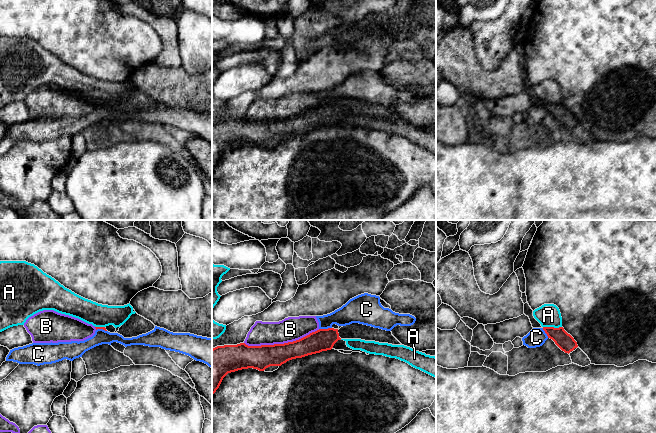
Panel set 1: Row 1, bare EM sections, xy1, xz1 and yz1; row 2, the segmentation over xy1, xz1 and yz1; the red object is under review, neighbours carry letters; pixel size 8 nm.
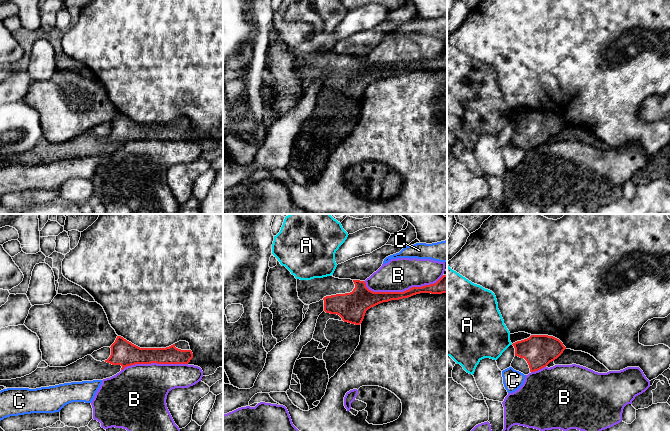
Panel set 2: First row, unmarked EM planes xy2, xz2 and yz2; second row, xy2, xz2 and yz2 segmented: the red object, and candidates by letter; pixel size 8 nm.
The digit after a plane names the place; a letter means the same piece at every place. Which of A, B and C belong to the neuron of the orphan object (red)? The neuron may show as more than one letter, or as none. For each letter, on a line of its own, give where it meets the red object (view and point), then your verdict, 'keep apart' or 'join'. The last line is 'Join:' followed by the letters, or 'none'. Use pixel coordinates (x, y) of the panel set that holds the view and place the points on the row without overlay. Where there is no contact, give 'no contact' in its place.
A: yz1 (552, 103) | keep apart
B: xz2 (402, 68) | keep apart
C: xz1 (325, 105) | keep apart
Join: none

